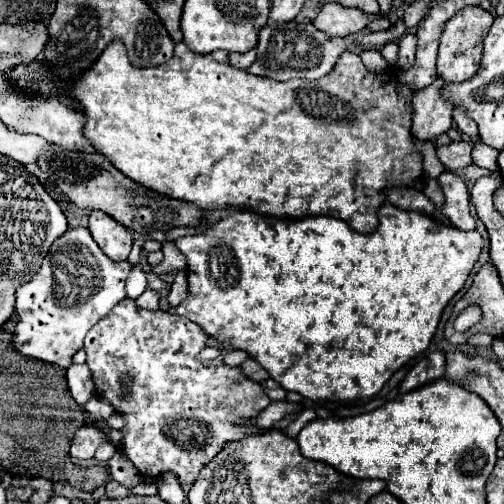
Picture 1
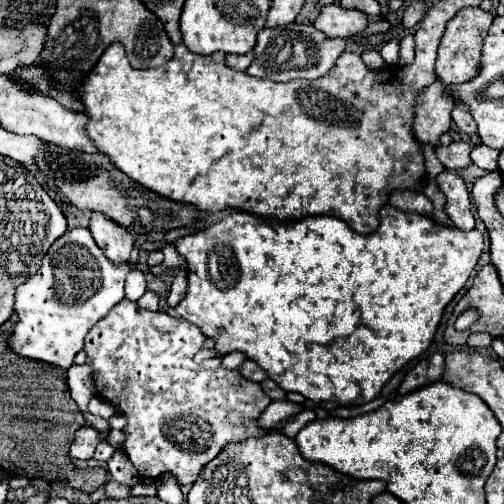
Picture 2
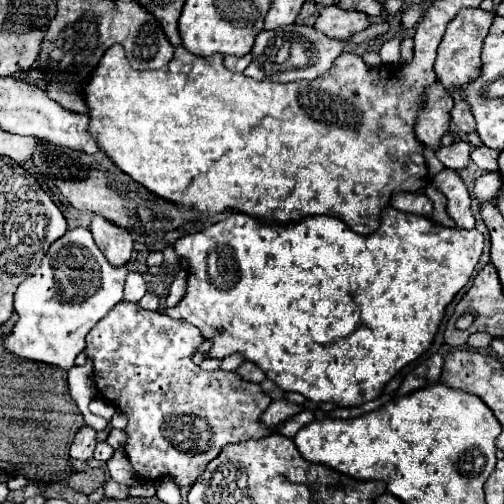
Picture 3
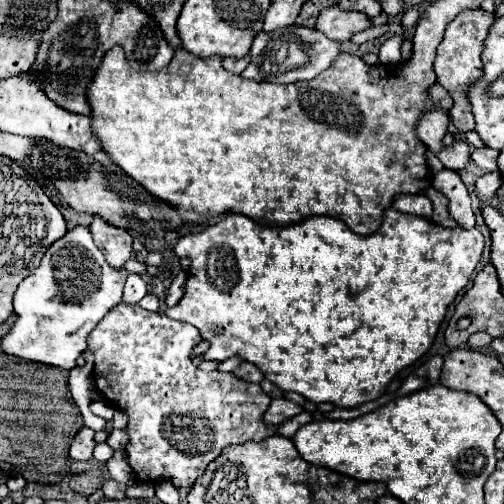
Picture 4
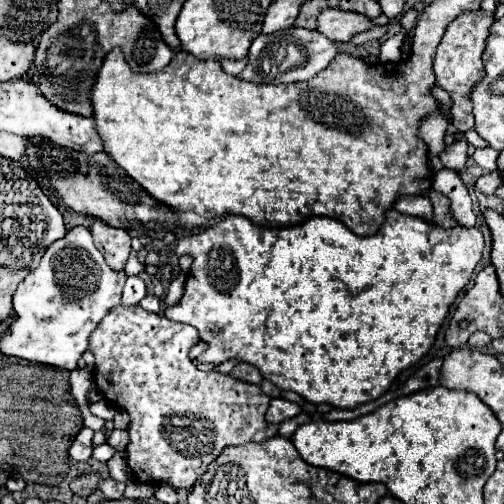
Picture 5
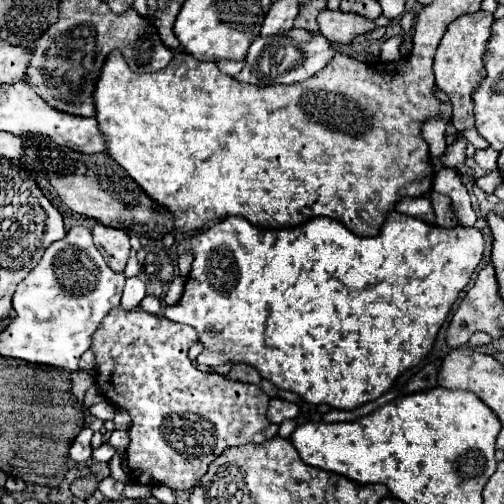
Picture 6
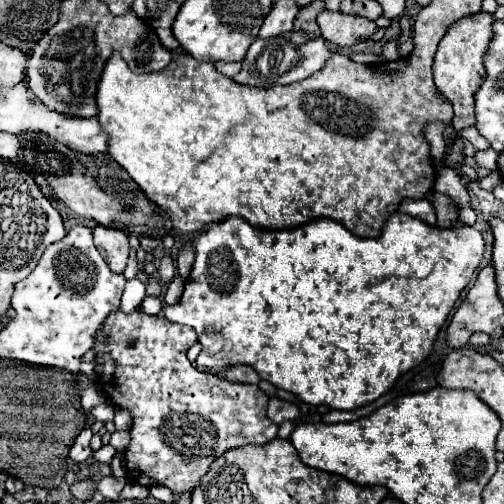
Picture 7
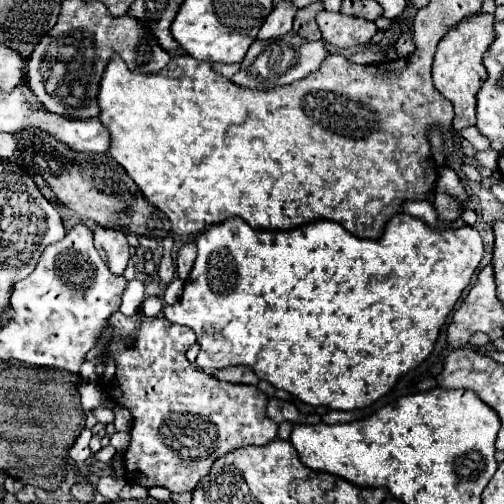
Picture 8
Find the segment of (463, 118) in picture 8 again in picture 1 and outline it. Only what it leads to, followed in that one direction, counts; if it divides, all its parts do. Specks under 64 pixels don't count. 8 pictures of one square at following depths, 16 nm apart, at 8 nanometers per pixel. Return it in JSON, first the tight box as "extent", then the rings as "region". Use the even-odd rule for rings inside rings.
{"extent":[438,6,494,136],"region":[[[467,6],[456,12],[454,18],[450,18],[444,24],[442,36],[440,36],[440,50],[438,50],[438,74],[446,82],[462,82],[472,78],[480,68],[482,58],[483,40],[493,24],[494,17],[490,12],[483,10],[480,6]],[[454,108],[454,122],[456,122],[456,126],[460,128],[460,132],[464,132],[466,136],[478,136],[480,132],[478,132],[478,126],[476,126],[476,122],[466,114],[466,112],[462,112],[460,108]]]}

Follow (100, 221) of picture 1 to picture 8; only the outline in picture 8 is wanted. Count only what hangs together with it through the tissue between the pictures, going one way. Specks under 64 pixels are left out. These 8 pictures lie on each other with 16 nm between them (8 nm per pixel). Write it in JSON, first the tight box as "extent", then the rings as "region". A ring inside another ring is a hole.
{"extent":[94,226,130,274],"region":[[[98,226],[94,230],[94,246],[114,274],[124,272],[128,258],[130,258],[130,252],[128,252],[130,244],[128,244],[124,232]]]}

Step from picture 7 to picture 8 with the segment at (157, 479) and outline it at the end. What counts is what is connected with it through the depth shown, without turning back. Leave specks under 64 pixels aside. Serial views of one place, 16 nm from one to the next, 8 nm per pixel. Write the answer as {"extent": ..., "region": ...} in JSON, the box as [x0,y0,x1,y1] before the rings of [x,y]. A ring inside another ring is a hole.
{"extent":[98,310,278,494],"region":[[[120,310],[108,318],[104,332],[110,334],[108,344],[98,342],[100,360],[104,364],[104,374],[100,376],[100,386],[106,396],[122,408],[132,412],[132,428],[130,428],[130,446],[124,454],[126,478],[140,486],[164,486],[174,494],[192,492],[200,478],[208,474],[212,462],[226,452],[246,446],[246,444],[268,444],[276,438],[278,424],[266,416],[268,396],[250,384],[232,384],[222,382],[206,372],[196,370],[188,358],[186,350],[196,342],[196,334],[190,328],[180,324],[172,324],[164,320],[164,316],[146,316],[142,312],[134,312],[132,316],[124,316]]]}

